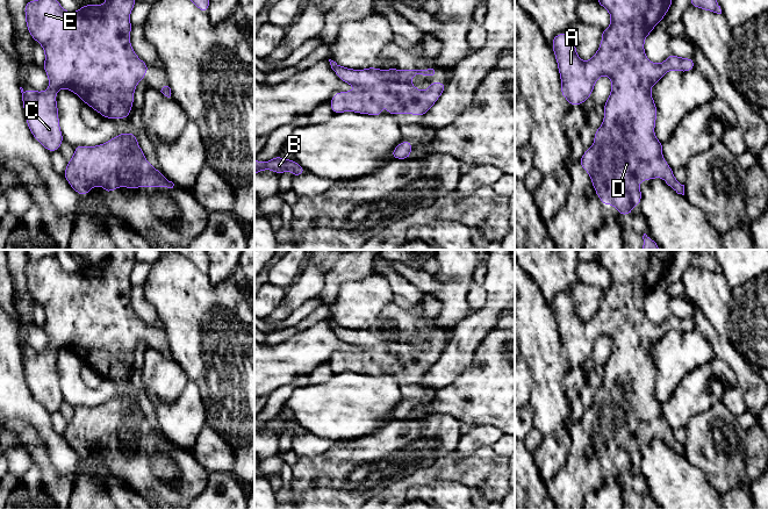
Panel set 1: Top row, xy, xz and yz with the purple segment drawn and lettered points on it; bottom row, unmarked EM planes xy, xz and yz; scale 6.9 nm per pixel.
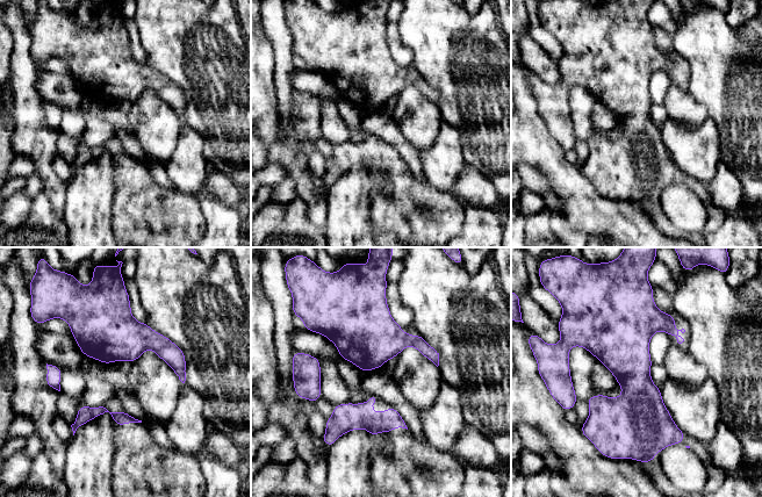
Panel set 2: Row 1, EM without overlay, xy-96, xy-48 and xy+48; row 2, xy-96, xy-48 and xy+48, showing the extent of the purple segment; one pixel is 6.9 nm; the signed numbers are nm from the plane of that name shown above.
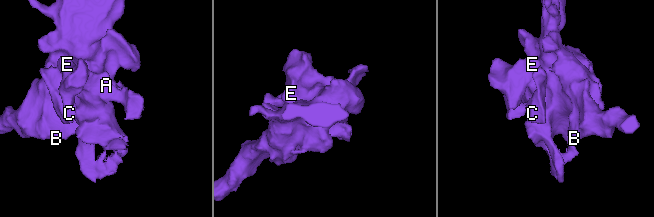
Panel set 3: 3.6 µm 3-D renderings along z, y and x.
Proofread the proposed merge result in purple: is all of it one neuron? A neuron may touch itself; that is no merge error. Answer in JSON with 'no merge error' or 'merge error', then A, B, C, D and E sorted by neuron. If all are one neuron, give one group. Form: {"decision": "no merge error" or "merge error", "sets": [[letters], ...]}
{"decision": "no merge error", "sets": [["A", "B", "C", "D", "E"]]}

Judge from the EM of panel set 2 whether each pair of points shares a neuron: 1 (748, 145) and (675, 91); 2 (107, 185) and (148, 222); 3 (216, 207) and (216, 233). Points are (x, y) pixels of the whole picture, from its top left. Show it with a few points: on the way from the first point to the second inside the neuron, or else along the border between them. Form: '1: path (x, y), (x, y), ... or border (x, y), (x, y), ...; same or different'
1: border (689, 92), (704, 107), (707, 116); different
2: border (117, 179), (110, 218); different
3: path (216, 214), (216, 227); same

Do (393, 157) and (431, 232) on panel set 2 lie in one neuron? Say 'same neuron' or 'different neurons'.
same neuron

